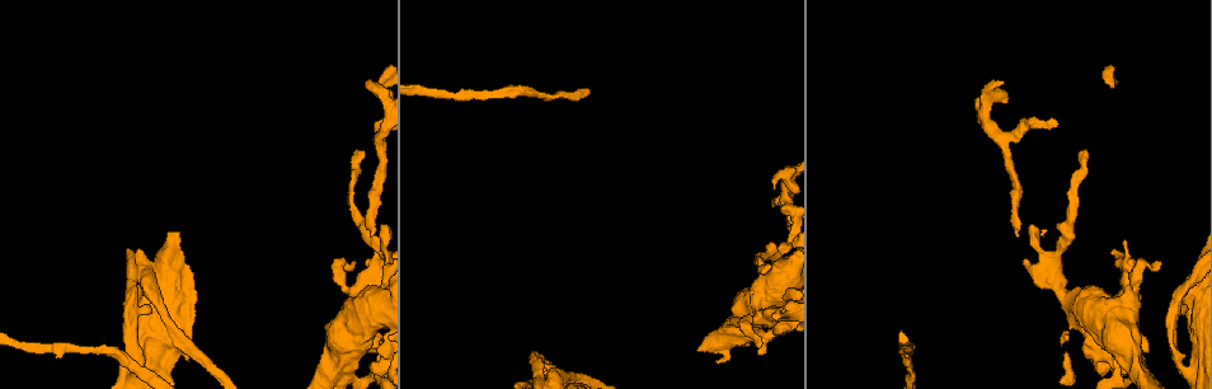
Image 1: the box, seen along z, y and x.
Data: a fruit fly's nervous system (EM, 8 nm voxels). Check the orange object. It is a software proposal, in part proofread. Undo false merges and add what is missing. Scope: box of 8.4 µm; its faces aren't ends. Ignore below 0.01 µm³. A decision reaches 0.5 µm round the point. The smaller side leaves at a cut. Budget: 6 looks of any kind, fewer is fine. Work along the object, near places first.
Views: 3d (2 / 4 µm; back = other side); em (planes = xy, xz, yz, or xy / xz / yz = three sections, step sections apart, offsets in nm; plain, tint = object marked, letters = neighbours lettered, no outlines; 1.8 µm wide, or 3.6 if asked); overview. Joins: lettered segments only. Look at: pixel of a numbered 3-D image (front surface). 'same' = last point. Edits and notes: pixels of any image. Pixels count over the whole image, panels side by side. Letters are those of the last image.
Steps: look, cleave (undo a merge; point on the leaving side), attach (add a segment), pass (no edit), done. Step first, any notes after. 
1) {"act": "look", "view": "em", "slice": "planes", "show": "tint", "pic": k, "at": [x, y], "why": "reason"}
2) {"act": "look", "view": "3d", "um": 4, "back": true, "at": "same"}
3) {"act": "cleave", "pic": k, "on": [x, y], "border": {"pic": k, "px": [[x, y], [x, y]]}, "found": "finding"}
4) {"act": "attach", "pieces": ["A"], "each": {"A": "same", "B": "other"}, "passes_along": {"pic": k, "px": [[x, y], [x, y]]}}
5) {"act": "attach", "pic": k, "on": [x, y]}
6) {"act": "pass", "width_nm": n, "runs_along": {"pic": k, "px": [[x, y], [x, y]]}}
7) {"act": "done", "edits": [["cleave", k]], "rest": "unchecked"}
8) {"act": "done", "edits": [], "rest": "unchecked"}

{"act": "look", "view": "em", "slice": "planes", "show": "plain", "pic": 1, "at": [354, 264], "why": "free end"}

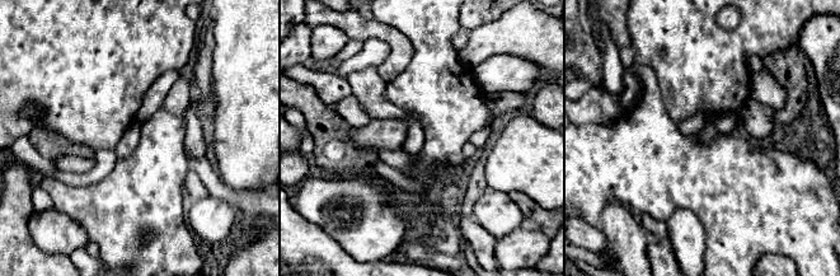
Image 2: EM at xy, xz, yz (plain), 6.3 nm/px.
{"act": "look", "view": "em", "slice": "planes", "show": "tint", "at": "same"}

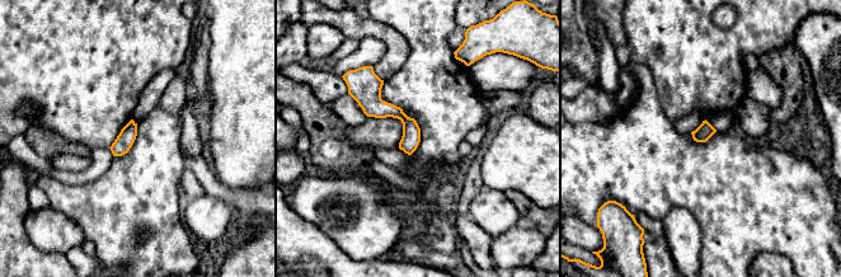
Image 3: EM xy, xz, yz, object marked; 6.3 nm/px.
{"act": "look", "view": "em", "slice": "planes", "show": "letters", "at": "same"}

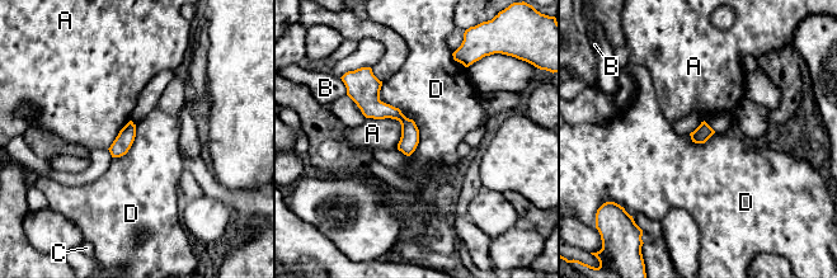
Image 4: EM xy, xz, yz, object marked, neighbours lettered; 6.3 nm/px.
{"act": "pass", "each": {"A": "other", "B": "other", "C": "other", "D": "other"}, "runs_along": {"pic": 4, "px": [[368, 79], [368, 95], [408, 126], [408, 151]]}, "found": "none of them fits"}

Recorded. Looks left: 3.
{"act": "look", "view": "em", "slice": "planes", "show": "plain", "pic": 1, "at": [360, 150], "why": "free end"}

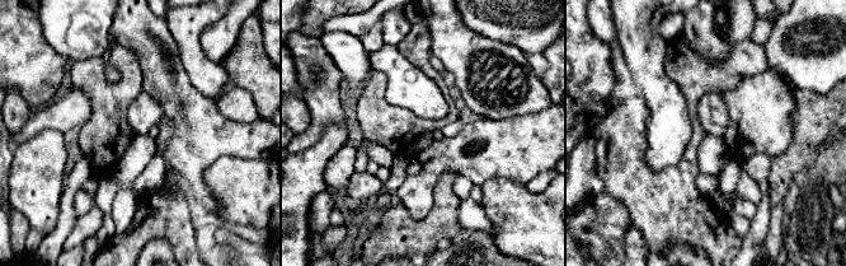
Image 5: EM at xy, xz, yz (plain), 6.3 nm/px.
{"act": "look", "view": "em", "slice": "planes", "show": "letters", "at": "same"}

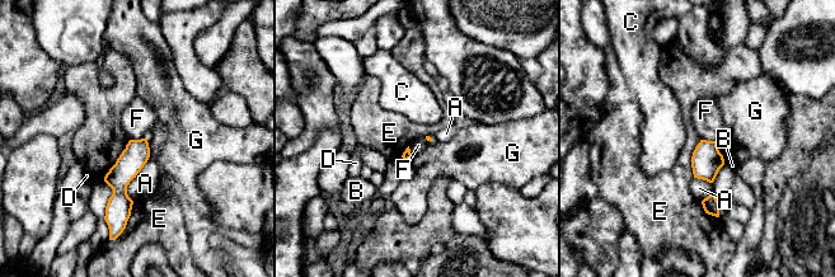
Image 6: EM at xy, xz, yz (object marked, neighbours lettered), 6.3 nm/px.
{"act": "pass", "each": {"A": "other", "B": "other", "C": "other", "D": "other", "E": "other", "F": "other", "G": "other"}, "border": {"pic": 6, "px": [[145, 137], [131, 140]]}, "found": "no lettered segment goes on from it"}

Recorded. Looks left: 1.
{"act": "done", "edits": [], "rest": "unchecked"}

